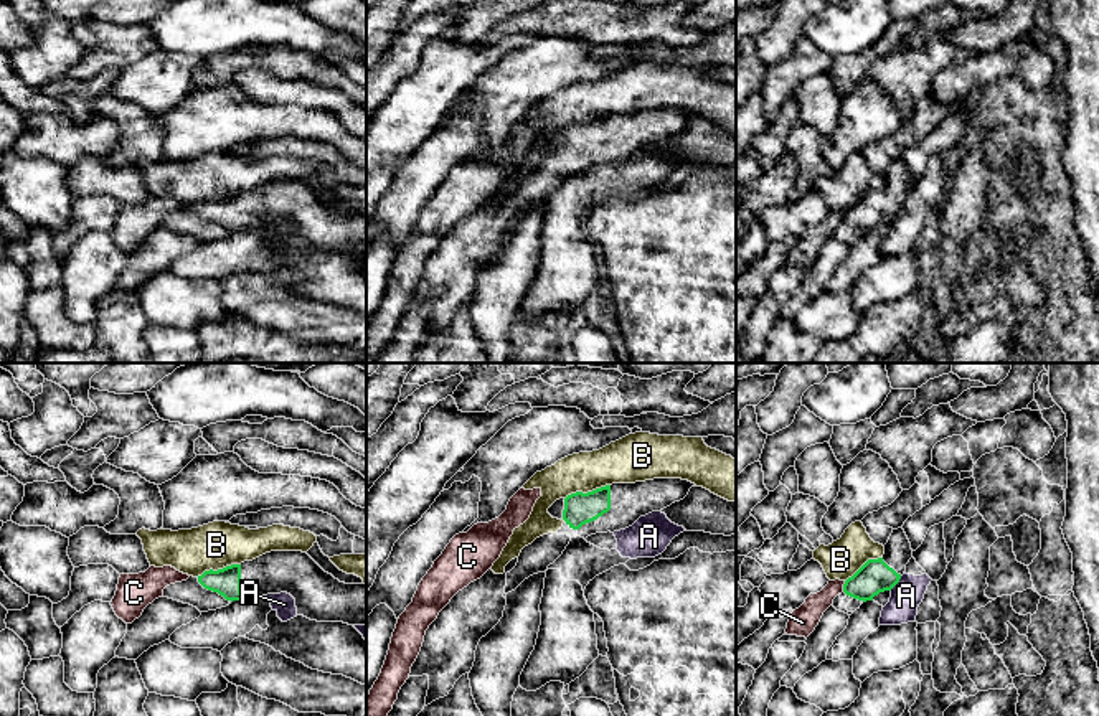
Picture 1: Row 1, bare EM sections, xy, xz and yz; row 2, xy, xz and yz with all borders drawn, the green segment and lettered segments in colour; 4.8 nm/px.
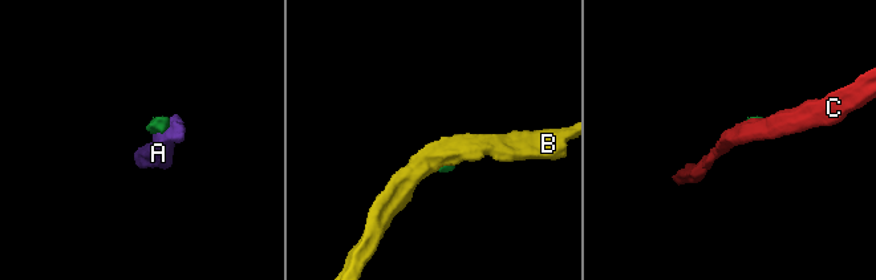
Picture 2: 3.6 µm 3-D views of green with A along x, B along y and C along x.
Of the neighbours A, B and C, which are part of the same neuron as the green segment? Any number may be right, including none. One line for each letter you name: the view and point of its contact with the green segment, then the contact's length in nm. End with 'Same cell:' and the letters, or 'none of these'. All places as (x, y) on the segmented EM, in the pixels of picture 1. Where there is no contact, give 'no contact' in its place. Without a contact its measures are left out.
Same cell: none of these

